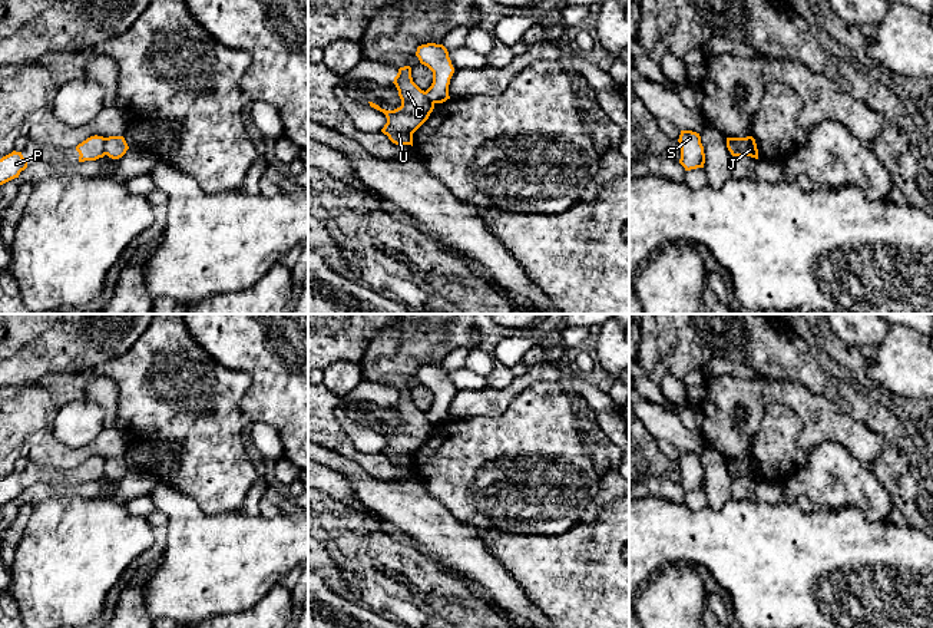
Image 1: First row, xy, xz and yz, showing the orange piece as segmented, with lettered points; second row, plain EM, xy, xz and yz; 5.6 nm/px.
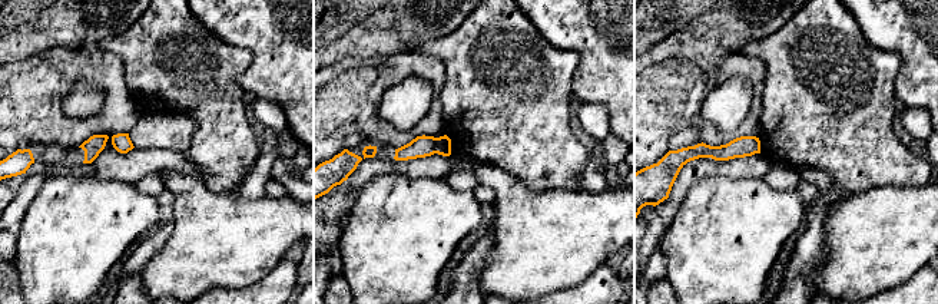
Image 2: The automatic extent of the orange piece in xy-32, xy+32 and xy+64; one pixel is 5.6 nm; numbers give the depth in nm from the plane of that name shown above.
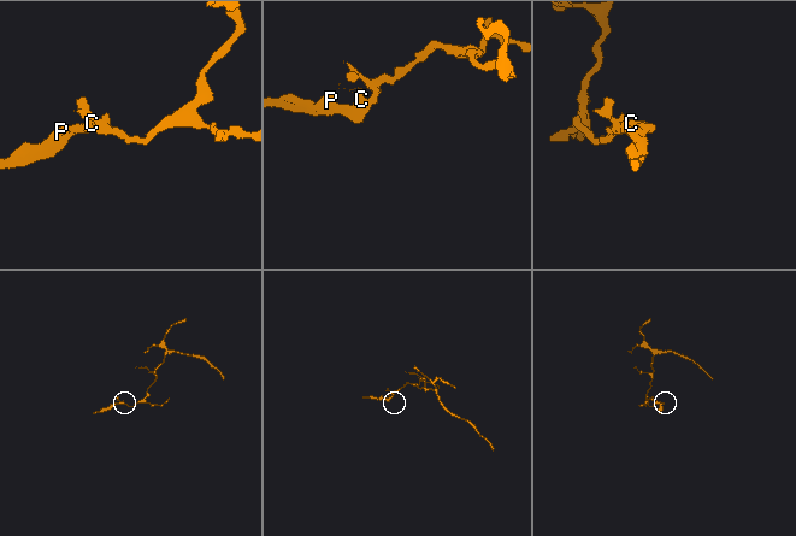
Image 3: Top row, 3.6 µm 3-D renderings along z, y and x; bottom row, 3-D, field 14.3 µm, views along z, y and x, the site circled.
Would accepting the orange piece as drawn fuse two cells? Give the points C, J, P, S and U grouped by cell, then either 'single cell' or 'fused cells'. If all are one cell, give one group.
C J P U / S | fused cells

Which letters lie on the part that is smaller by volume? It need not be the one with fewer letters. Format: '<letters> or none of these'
C, J, P, U

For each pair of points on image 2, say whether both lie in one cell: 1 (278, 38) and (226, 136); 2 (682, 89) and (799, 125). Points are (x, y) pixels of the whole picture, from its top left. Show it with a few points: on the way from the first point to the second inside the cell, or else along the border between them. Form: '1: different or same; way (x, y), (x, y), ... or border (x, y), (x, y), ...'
1: different; border (252, 62), (237, 78), (237, 82), (248, 96)
2: different; border (765, 79), (759, 138)

